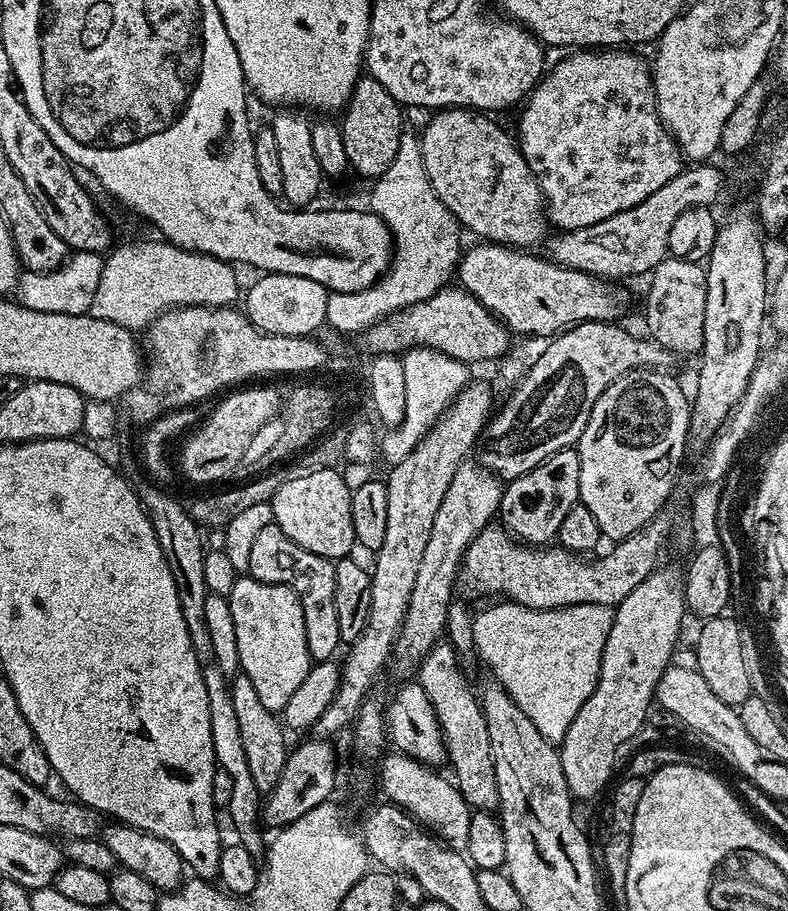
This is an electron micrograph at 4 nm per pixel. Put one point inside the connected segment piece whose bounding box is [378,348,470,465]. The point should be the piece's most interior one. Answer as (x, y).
(433, 379)

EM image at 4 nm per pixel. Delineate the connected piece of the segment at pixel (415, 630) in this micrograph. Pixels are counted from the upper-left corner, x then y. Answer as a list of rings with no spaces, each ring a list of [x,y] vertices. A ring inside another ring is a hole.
[[[465,462],[458,466],[454,478],[450,482],[450,490],[446,490],[446,498],[442,498],[442,506],[438,506],[438,514],[434,514],[434,527],[430,530],[430,542],[426,542],[426,551],[422,553],[422,563],[418,569],[418,578],[414,581],[414,594],[410,594],[410,606],[406,610],[406,618],[400,627],[396,644],[392,647],[391,663],[396,663],[400,672],[411,673],[419,665],[420,659],[433,648],[445,635],[448,626],[448,607],[454,603],[452,587],[458,581],[458,571],[464,558],[464,551],[483,528],[489,527],[497,519],[500,510],[500,494],[502,481],[499,476],[488,471],[483,463]]]

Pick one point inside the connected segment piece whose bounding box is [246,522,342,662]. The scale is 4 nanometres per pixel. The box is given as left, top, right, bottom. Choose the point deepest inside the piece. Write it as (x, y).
(272, 558)

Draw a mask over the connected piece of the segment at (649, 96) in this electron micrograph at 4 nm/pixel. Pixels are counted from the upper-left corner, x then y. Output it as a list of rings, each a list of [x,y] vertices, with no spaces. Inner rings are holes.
[[[572,50],[567,53],[565,60],[560,60],[556,65],[545,71],[541,81],[532,89],[523,105],[524,113],[520,116],[520,136],[518,147],[526,158],[532,173],[538,178],[540,189],[544,195],[546,216],[557,229],[581,228],[594,226],[594,222],[602,222],[614,214],[622,214],[622,210],[630,210],[630,206],[638,206],[638,202],[646,202],[654,190],[659,190],[670,182],[677,174],[684,171],[686,157],[680,150],[680,145],[672,137],[668,127],[660,120],[656,109],[656,91],[652,85],[652,68],[644,65],[640,56],[635,56],[632,50]]]

